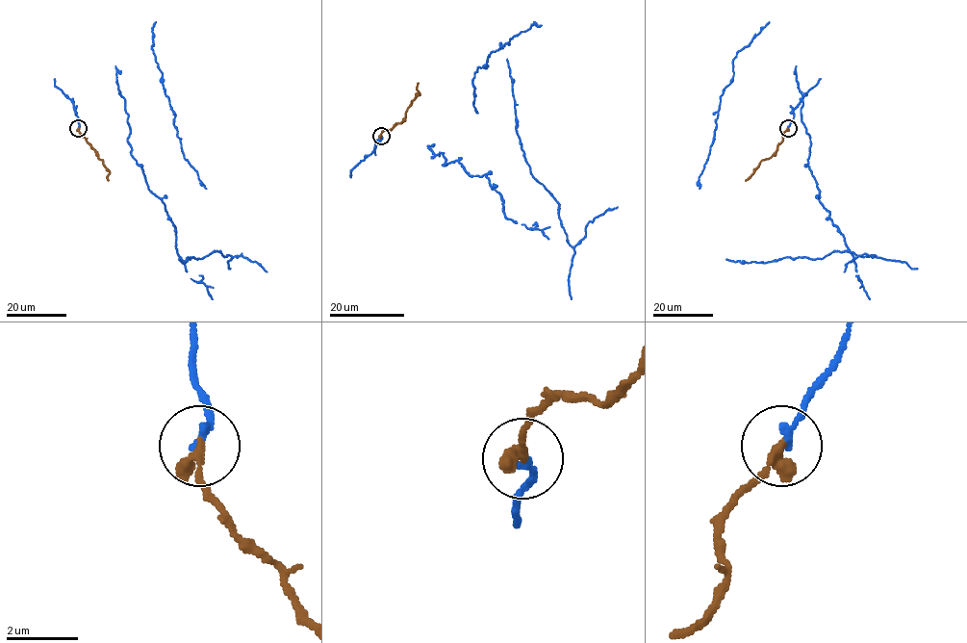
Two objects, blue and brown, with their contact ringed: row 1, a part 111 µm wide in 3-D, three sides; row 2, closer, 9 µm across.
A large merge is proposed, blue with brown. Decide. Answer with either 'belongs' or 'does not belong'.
belongs

